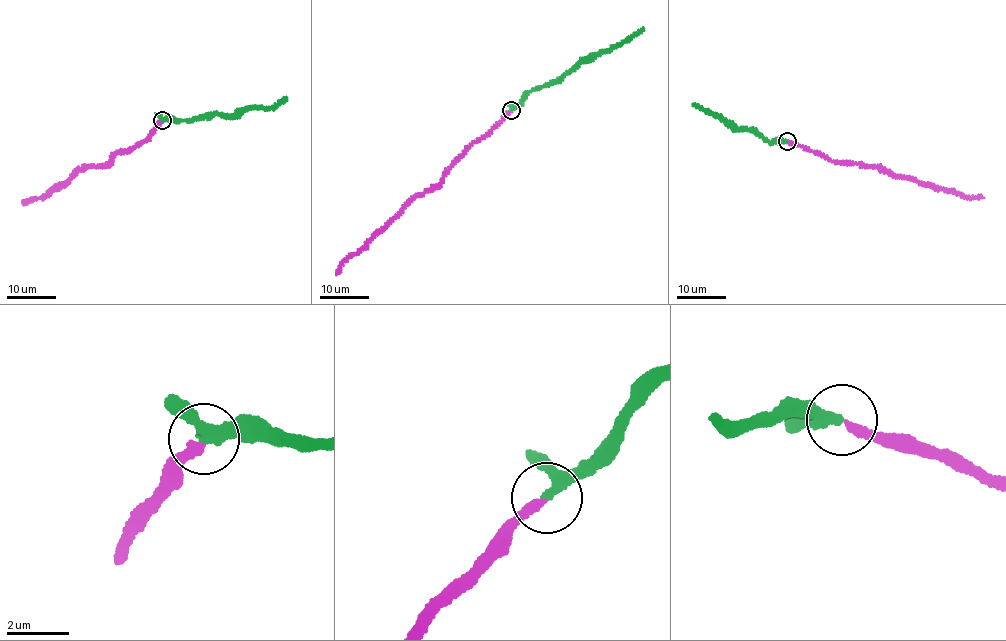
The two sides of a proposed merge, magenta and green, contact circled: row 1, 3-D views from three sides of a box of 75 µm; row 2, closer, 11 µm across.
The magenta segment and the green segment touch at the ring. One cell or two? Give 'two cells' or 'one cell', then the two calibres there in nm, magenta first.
one cell; calibres 280 and 280 nm

